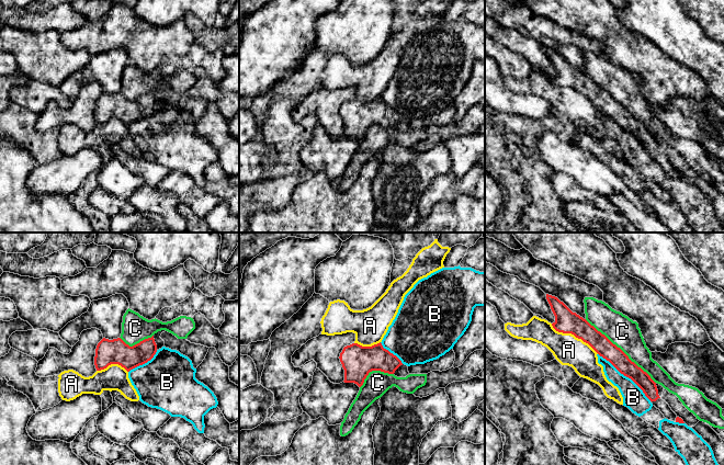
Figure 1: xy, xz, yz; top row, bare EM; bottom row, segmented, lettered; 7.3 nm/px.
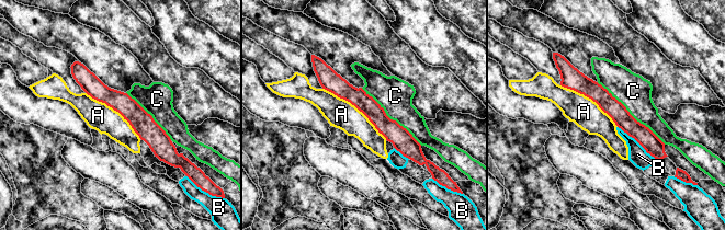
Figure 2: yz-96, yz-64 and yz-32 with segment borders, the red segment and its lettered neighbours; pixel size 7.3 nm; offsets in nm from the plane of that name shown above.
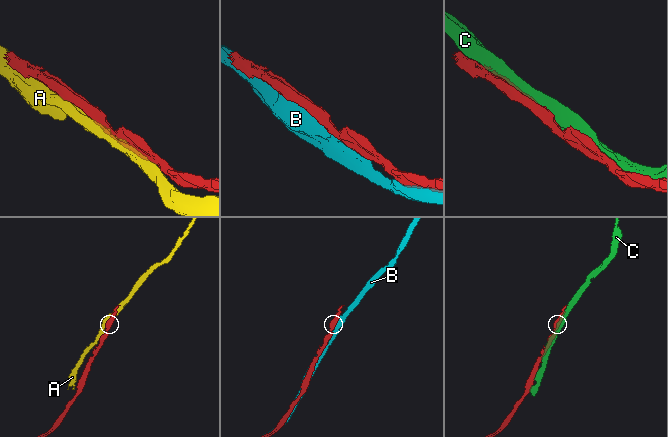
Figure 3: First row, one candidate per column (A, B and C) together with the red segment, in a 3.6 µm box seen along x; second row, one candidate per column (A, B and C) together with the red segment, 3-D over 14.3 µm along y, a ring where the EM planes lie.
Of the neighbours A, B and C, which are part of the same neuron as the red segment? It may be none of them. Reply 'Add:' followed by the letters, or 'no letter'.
Add: no letter

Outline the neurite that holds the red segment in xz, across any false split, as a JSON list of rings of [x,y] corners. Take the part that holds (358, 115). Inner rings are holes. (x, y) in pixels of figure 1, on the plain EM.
[[[352,98],[343,102],[340,116],[344,124],[344,137],[354,137],[361,141],[372,125],[394,128],[403,120],[401,115],[384,103],[382,98],[372,101],[362,101]]]

